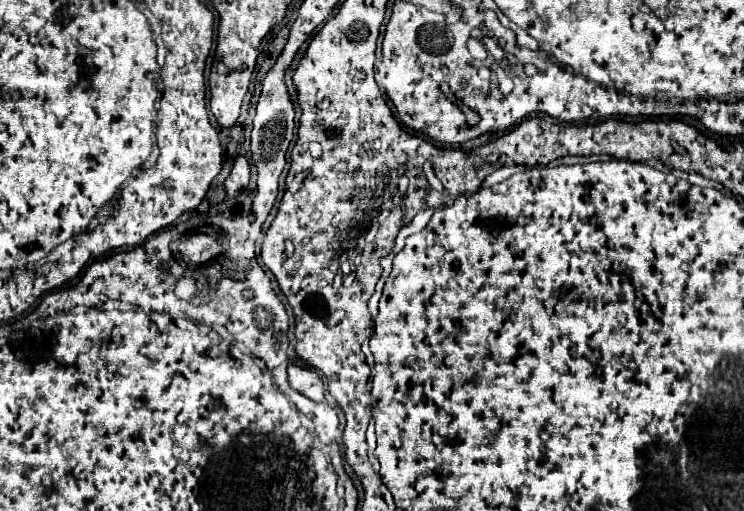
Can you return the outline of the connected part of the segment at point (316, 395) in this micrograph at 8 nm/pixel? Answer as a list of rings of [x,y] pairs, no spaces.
[[[290,365],[288,367],[288,381],[290,381],[290,387],[296,389],[298,393],[302,393],[314,401],[324,399],[324,383],[314,369]]]

